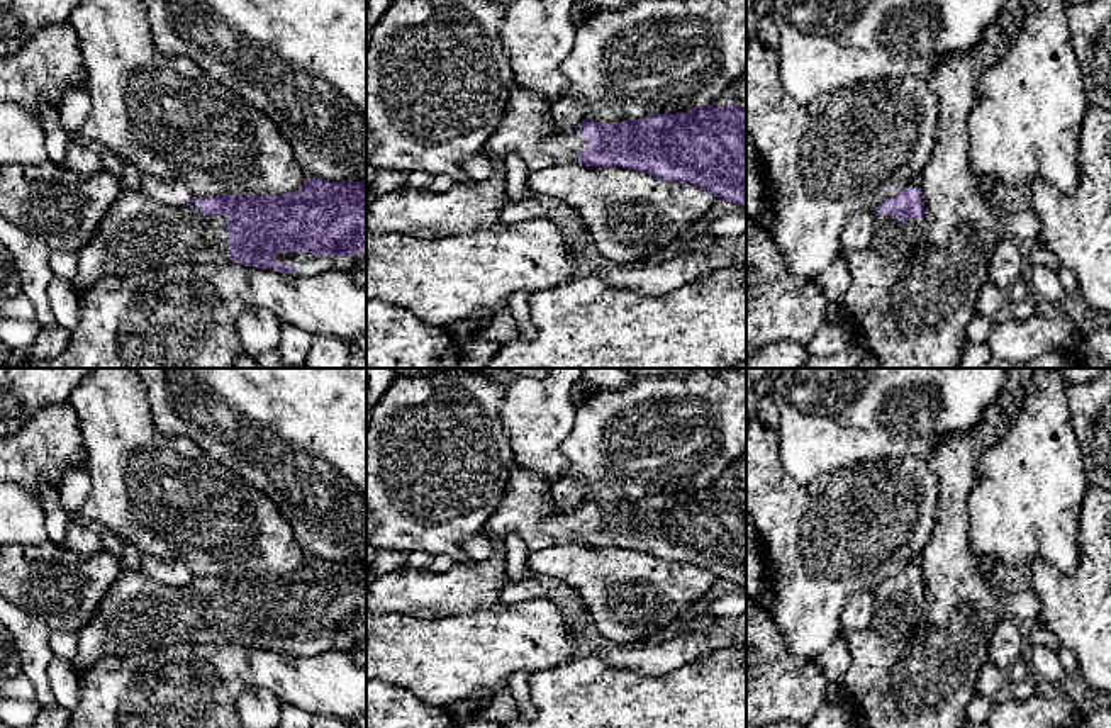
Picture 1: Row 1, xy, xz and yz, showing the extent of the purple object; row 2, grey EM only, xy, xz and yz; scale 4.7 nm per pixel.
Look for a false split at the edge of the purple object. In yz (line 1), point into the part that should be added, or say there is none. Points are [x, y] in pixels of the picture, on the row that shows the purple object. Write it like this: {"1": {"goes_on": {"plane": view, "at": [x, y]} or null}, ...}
{"1": {"goes_on": {"plane": "yz", "at": [889, 241]}}}

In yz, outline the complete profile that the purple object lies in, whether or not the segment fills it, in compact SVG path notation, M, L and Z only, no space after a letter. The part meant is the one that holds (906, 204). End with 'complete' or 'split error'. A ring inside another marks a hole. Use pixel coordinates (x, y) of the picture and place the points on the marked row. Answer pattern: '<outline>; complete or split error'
M902 188L884 200L872 219L870 248L885 263L904 263L924 241L924 200L921 188Z; split error

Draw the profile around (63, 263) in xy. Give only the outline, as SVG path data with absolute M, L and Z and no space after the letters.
M53 251L49 258L49 266L54 277L63 277L71 280L78 268L78 256L76 253Z

